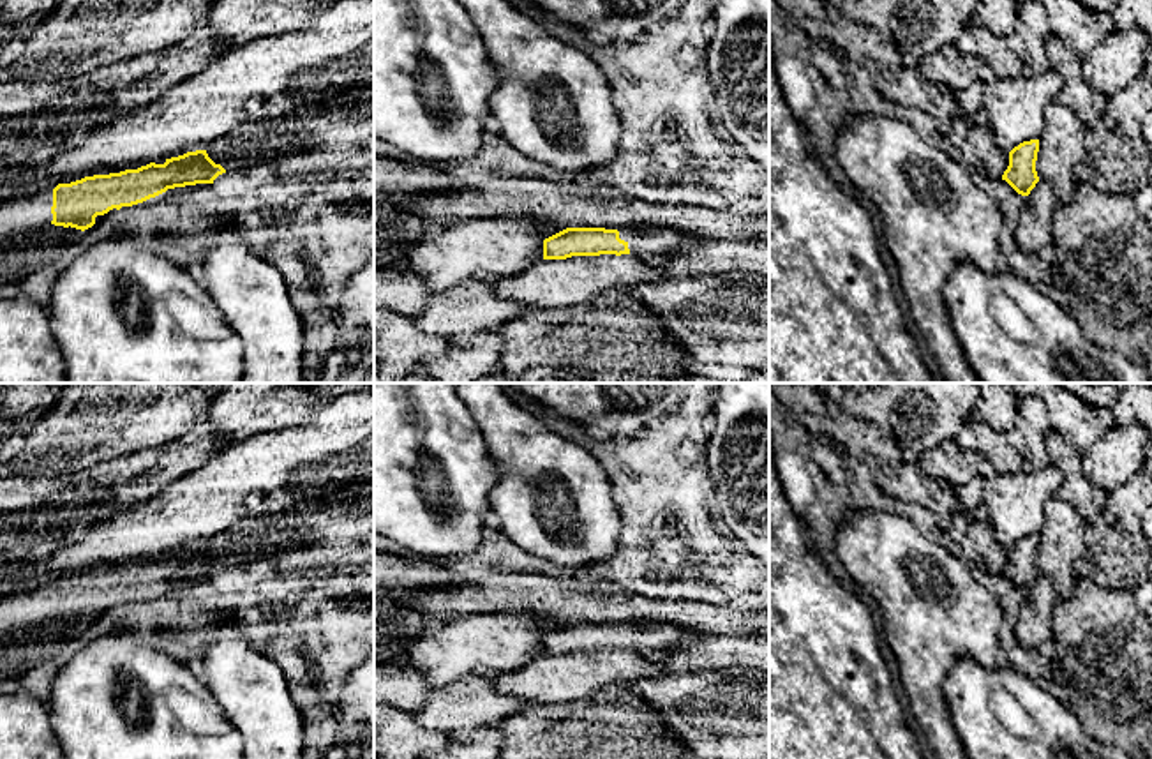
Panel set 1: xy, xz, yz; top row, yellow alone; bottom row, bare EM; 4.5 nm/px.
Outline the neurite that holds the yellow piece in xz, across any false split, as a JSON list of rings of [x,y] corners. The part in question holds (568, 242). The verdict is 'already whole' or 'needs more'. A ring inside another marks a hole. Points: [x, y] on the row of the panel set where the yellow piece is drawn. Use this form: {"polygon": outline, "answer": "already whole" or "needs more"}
{"polygon": [[[566,228],[543,240],[543,259],[572,256],[633,254],[646,261],[660,261],[699,237],[669,228]]], "answer": "needs more"}

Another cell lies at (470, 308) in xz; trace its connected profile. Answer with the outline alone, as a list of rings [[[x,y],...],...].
[[[471,279],[434,293],[413,319],[418,330],[453,341],[469,334],[497,330],[506,319],[527,309],[529,305],[497,297],[490,282]]]

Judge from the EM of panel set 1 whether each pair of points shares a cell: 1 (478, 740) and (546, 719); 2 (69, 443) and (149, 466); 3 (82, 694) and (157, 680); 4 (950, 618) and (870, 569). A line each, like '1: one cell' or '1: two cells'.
1: two cells
2: two cells
3: one cell
4: one cell

